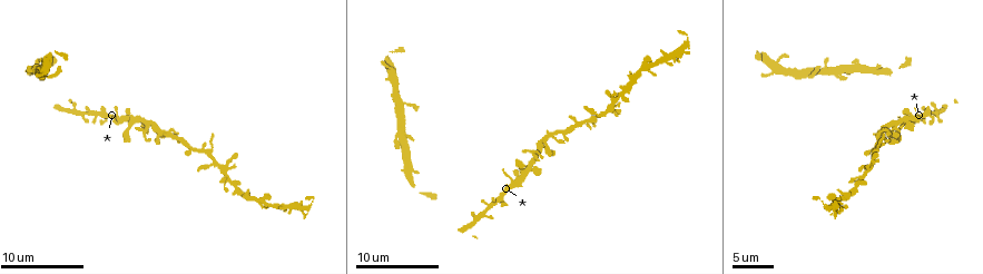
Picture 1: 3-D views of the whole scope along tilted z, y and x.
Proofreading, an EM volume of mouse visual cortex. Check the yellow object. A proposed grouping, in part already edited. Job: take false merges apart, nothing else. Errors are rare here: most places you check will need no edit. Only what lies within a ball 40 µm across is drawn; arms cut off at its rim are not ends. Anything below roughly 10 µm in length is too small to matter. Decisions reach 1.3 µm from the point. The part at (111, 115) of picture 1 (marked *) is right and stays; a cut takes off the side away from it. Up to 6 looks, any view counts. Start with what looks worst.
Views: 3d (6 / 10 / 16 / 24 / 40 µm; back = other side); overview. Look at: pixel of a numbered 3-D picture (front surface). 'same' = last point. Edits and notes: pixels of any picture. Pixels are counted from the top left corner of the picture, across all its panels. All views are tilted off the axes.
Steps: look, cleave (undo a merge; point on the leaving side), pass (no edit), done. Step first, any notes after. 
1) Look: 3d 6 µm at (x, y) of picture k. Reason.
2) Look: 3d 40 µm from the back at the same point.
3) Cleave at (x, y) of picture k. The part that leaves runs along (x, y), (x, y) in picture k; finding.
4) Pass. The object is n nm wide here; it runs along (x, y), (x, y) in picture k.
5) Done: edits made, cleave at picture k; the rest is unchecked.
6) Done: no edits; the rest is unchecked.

Look: 3d 10 µm at (653, 63) of picture 1. Narrows sharply.

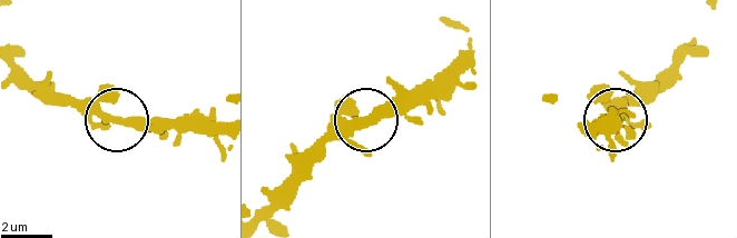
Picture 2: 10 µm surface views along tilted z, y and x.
Pass. 3 arms meet here; it runs along (261, 211), (321, 148), (401, 111), (435, 79) in picture 2; continuous, no second neuron.

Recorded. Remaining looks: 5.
Look: 3d 6 µm at (583, 122) of picture 1. Four-way junction.

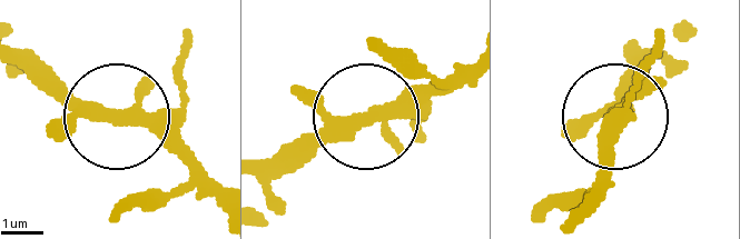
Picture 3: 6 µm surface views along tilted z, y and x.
Pass. It runs along (267, 173), (467, 68) in picture 3; continuous, no second neuron.

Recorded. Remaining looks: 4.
Look: 3d 16 µm at (164, 133) of picture 1. Small branch off a trunk.

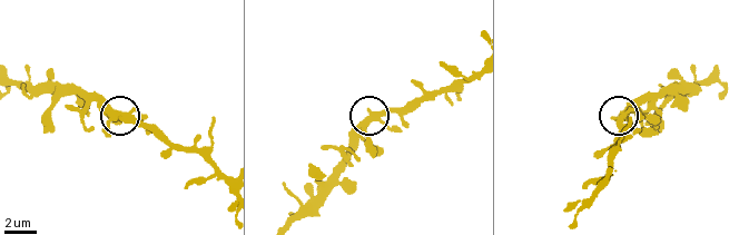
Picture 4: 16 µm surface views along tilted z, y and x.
Look: 3d 16 µm from the back at (374, 120) of picture 4.

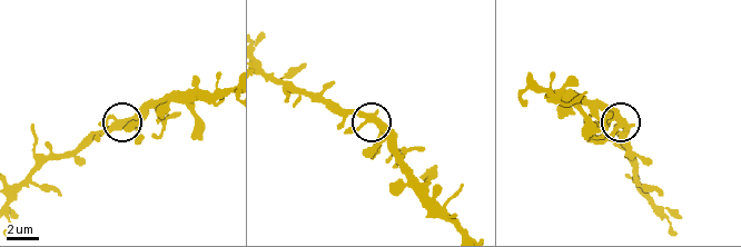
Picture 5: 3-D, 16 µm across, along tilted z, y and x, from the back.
Pass. It runs along (454, 220), (432, 198), (393, 138), (339, 104) in picture 5; all the same neuron.

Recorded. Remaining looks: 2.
Done: no edits; the rest is unchecked.

